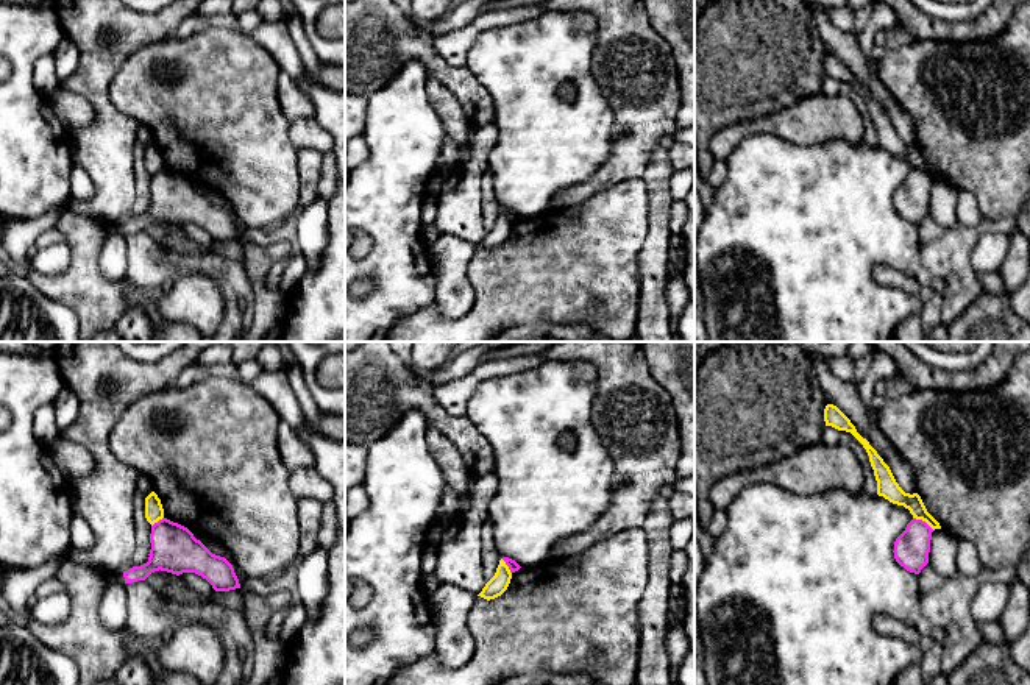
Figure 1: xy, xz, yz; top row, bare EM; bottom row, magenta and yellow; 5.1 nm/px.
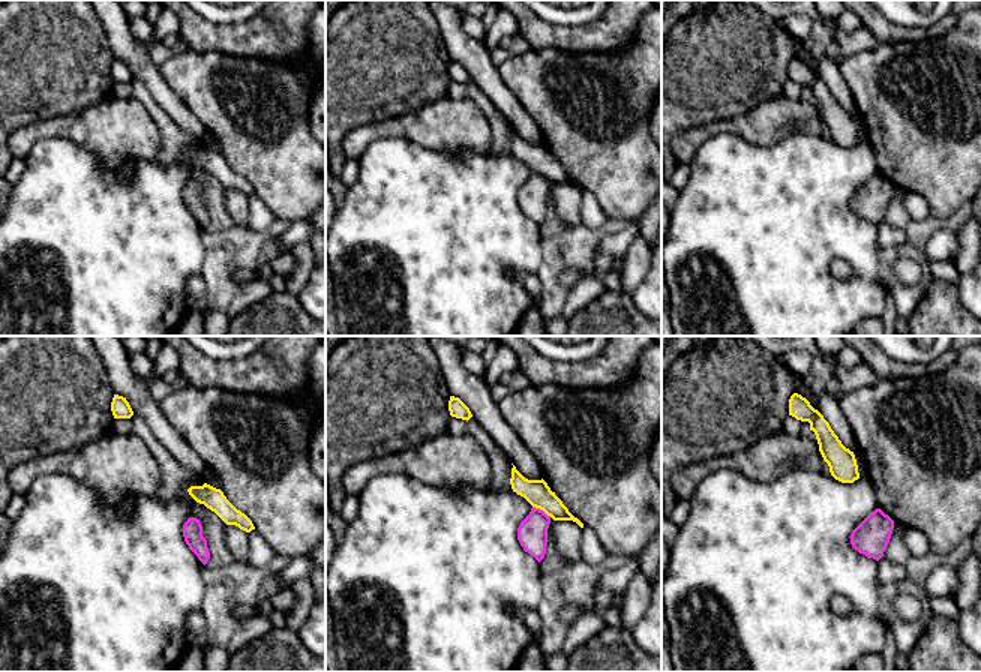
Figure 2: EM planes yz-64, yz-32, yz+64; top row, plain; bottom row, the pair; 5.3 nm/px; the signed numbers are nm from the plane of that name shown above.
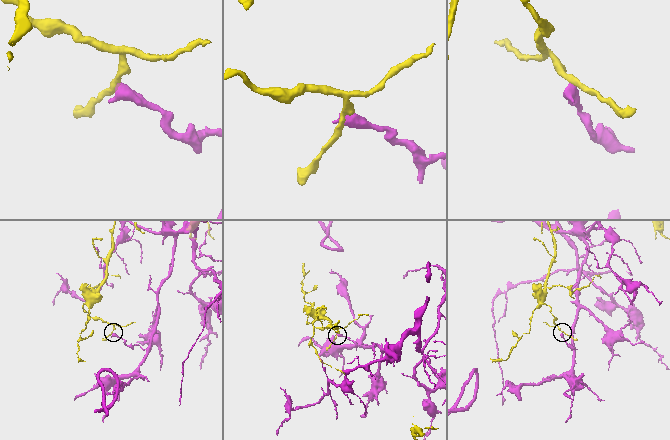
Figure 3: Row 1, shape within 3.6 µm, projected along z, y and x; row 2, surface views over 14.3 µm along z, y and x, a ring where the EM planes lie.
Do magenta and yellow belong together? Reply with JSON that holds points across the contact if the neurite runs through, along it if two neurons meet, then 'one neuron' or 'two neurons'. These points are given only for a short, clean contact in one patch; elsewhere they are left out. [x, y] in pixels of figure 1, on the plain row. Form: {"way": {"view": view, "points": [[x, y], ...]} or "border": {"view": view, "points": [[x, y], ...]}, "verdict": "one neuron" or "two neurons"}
{"border": {"view": "yz", "points": [[913, 167], [926, 172], [934, 180]]}, "verdict": "two neurons"}

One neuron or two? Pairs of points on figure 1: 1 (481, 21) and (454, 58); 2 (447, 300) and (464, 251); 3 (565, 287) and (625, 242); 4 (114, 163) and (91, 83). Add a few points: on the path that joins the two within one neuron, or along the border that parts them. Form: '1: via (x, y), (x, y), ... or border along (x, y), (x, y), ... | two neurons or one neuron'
1: via (473, 30), (456, 49) | one neuron
2: via (451, 287), (451, 264) | one neuron
3: via (579, 273), (610, 242) | one neuron
4: via (110, 142), (110, 122), (102, 103) | one neuron

